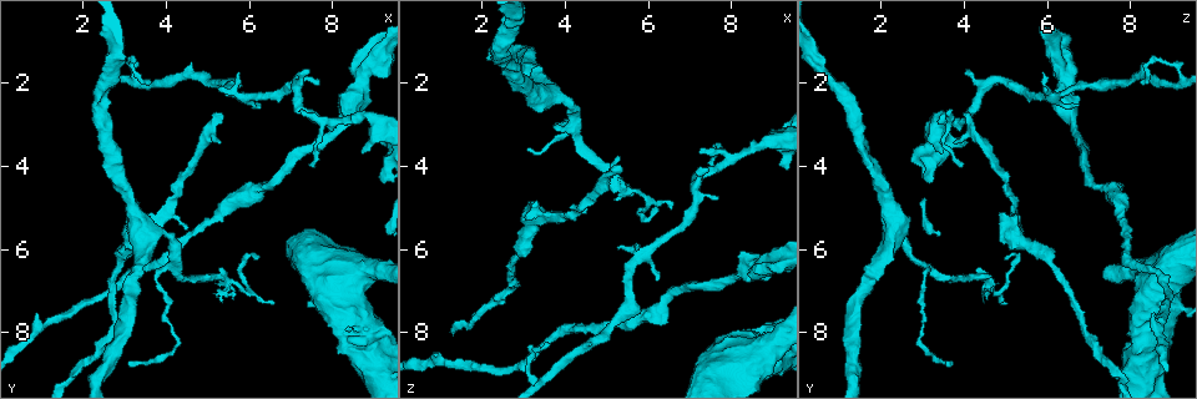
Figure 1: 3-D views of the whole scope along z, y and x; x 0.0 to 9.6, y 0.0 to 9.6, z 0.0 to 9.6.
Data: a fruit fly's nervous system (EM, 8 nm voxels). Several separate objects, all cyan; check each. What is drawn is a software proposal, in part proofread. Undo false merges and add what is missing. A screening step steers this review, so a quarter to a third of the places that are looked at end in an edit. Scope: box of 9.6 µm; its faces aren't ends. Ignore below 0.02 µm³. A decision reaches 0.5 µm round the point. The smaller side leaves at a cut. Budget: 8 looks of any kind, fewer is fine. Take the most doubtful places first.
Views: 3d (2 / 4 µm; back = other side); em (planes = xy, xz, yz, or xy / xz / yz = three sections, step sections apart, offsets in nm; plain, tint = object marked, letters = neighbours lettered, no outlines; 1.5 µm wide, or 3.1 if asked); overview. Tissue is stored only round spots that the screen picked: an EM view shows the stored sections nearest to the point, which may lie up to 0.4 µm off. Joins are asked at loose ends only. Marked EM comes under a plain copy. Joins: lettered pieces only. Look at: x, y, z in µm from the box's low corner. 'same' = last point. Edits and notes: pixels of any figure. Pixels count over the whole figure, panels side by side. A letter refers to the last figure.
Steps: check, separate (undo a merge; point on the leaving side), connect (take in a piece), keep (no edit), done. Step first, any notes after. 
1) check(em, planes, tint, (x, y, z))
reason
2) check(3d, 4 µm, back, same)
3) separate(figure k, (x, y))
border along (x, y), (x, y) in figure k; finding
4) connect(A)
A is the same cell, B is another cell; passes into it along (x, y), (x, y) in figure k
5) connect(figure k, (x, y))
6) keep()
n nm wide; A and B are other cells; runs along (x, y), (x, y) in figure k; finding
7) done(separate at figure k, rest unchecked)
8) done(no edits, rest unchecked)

check(3d, 4 µm, (6.25, 2.50, 6.80))
thin end

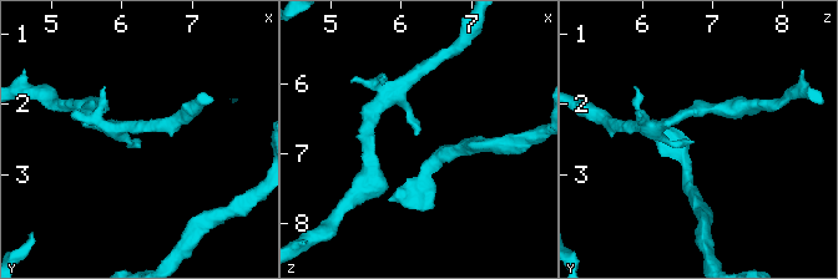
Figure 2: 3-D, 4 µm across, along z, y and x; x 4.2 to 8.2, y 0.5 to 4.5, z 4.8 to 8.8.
check(em, xz, step 8, letters, (6.20, 2.55, 6.70))
now the EM

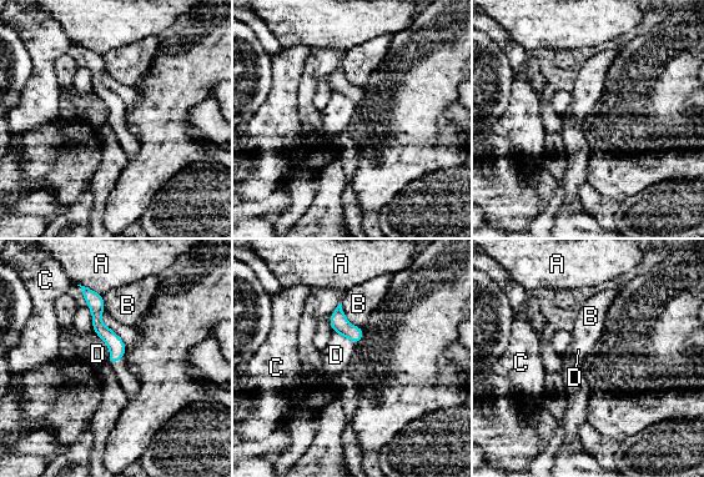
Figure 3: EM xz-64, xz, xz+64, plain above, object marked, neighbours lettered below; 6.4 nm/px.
keep()
A, B, C and D are other cells; border along (100, 339), (109, 350), (109, 361) in figure 3; no lettered piece goes on from it

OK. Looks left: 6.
check(em, xy, step 8, tint, (4.10, 5.15, 5.20))
calibre changes

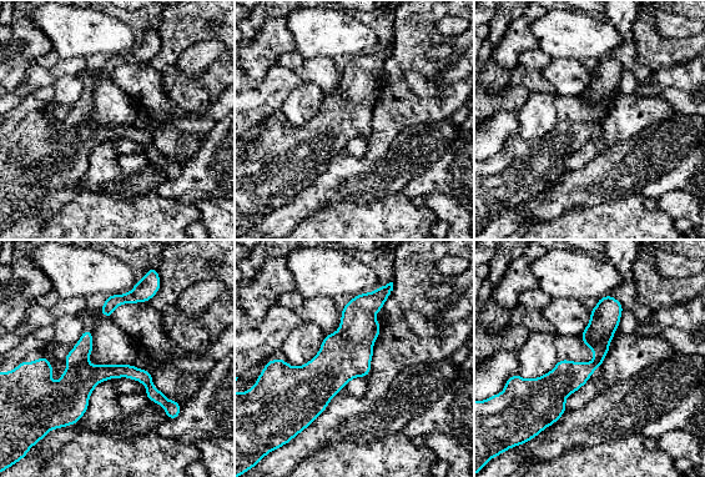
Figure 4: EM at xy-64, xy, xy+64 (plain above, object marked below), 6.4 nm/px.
check(em, xy, step 8, letters, same)
what lies round it

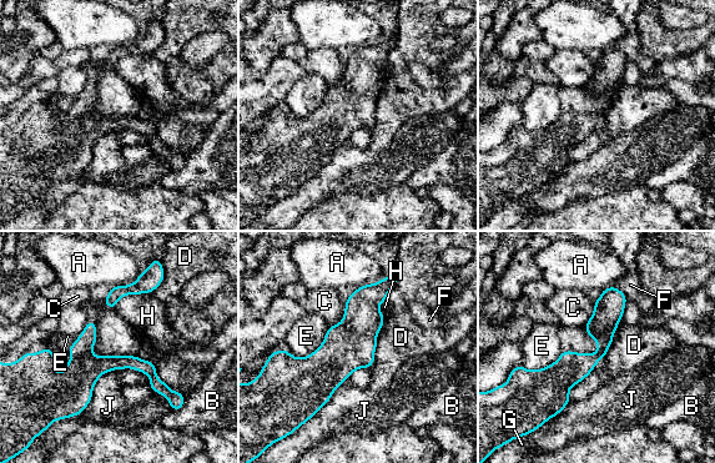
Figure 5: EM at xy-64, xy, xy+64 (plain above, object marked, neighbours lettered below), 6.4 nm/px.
keep()
A, B, C, D, E, F, G, H and J are other cells; runs along (45, 361), (135, 362), (177, 394) in figure 5; one neuron here

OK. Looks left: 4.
check(em, planes, letters, (3.15, 8.80, 3.55))

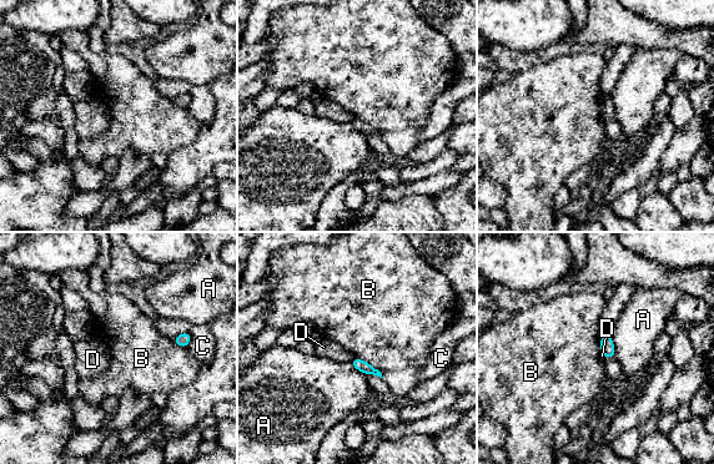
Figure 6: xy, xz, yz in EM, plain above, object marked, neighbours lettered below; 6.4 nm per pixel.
keep()
A, B, C and D are other cells; border along (355, 356), (371, 363), (383, 377) in figure 6; no lettered piece goes on from it

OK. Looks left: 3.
done(no edits, rest unchecked)

